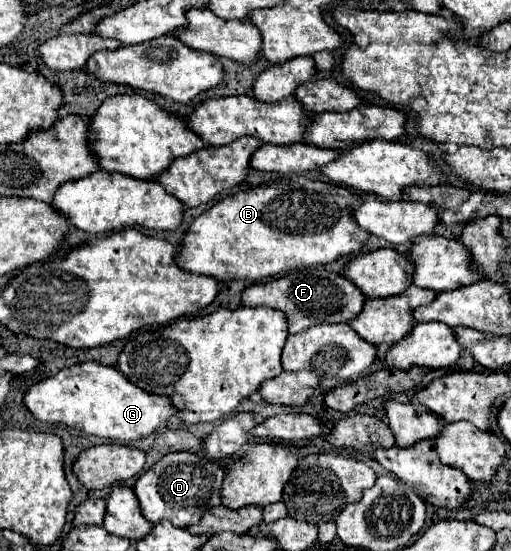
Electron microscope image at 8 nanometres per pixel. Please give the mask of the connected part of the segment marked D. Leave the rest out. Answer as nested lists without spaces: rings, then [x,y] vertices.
[[[172,452],[160,458],[148,472],[144,472],[134,484],[134,494],[140,502],[142,516],[152,524],[170,520],[178,528],[196,524],[202,514],[214,506],[220,506],[220,488],[224,470],[206,458],[190,452]]]

